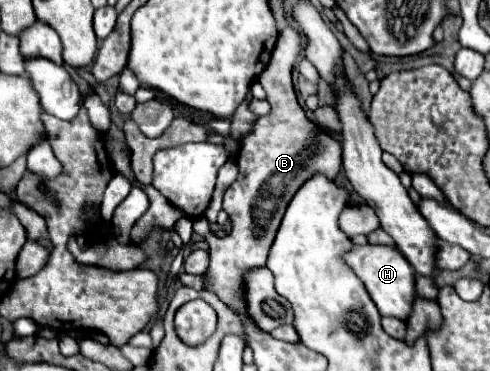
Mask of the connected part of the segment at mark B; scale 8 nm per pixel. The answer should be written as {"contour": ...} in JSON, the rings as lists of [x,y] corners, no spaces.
{"contour":[[[290,26],[284,28],[276,40],[266,72],[258,76],[258,82],[264,86],[272,110],[258,118],[254,128],[240,140],[240,152],[236,156],[240,172],[236,182],[224,194],[224,210],[232,220],[230,234],[226,238],[214,235],[205,217],[193,222],[193,231],[203,236],[209,245],[210,266],[202,274],[204,290],[214,292],[228,308],[234,308],[244,316],[248,316],[246,272],[266,266],[270,246],[282,220],[282,212],[286,210],[288,200],[294,196],[294,190],[298,190],[302,182],[306,182],[314,172],[322,172],[334,180],[342,164],[340,144],[320,126],[312,124],[298,104],[292,86],[292,68],[298,62],[300,52],[300,32]]]}

